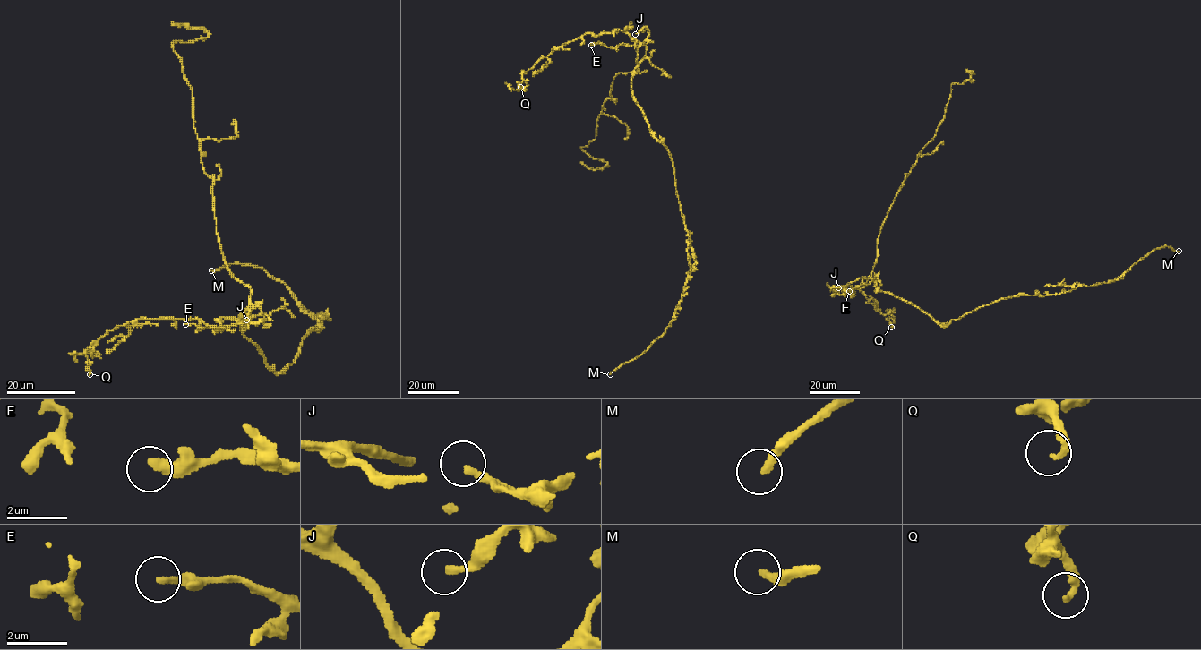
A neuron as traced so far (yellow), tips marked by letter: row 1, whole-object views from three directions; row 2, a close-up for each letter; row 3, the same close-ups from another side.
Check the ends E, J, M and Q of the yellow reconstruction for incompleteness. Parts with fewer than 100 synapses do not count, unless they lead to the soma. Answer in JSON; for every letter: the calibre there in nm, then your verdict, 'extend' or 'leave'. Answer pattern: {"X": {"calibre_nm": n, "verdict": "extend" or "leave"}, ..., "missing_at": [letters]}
{"E": {"calibre_nm": 280, "verdict": "leave"}, "J": {"calibre_nm": 240, "verdict": "leave"}, "M": {"calibre_nm": 280, "verdict": "extend"}, "Q": {"calibre_nm": 200, "verdict": "leave"}, "missing_at": ["M"]}

